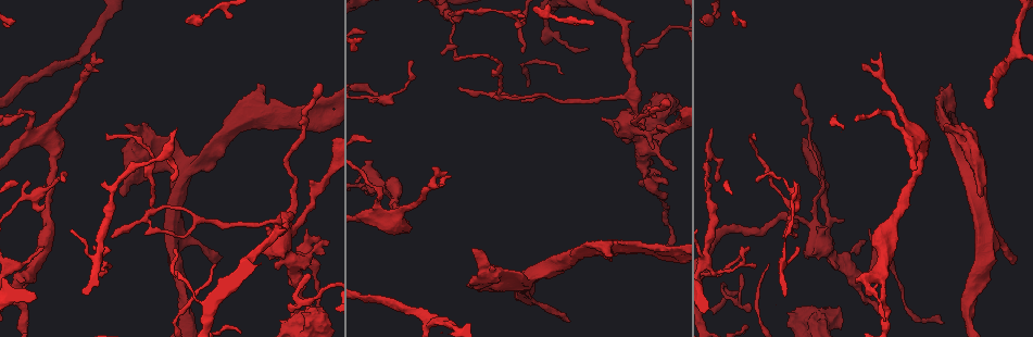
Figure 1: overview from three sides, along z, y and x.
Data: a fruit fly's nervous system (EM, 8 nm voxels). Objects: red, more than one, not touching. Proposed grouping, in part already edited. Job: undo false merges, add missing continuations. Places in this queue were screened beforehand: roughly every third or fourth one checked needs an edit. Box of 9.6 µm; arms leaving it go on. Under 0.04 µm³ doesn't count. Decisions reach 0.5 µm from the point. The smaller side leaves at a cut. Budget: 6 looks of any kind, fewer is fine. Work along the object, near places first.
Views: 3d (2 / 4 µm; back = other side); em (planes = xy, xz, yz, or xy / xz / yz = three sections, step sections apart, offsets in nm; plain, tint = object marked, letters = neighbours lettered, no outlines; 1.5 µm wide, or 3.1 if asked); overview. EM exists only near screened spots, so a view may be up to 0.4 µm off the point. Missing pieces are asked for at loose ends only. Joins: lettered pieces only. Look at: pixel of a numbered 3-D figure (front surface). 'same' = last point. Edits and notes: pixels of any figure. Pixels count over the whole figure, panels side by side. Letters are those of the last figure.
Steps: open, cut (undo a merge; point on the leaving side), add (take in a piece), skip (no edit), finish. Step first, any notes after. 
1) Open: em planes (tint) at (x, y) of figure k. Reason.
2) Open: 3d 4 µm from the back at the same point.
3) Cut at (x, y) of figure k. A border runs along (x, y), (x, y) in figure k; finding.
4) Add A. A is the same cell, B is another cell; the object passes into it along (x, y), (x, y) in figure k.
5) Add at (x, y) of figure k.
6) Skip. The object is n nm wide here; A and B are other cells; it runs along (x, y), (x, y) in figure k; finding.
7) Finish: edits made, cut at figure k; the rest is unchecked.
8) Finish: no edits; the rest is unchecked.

Open: em planes (letters) at (980, 197) of figure 1. Free end.

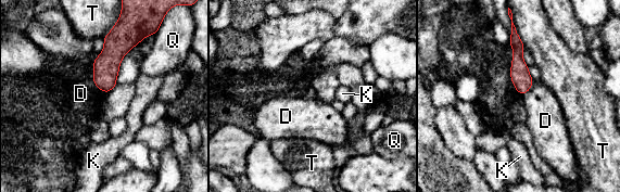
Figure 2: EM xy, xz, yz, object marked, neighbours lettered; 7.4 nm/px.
Skip. The object is 140 nm wide here; the longest contact is with T, 240 nm; D, K, Q and T are other cells; none of them fits.

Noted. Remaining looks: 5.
Open: 3d 4 µm at (221, 257) of figure 1. Thin end.

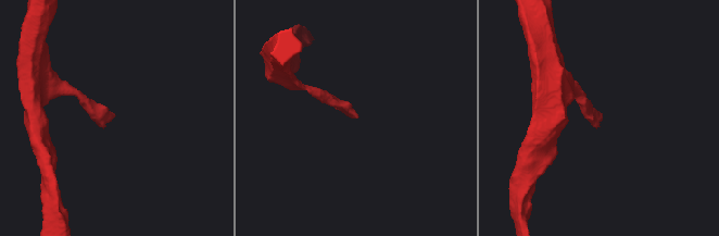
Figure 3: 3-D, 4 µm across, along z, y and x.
Open: em planes (letters) at (113, 115) of figure 3.

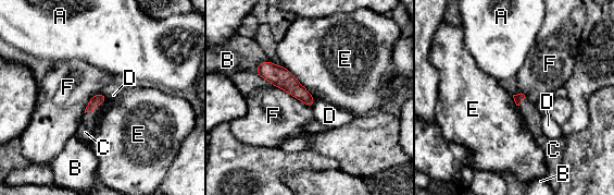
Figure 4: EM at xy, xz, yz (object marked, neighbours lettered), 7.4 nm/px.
Add C. The longest contact is with E, 340 nm; C is the same cell, A, B, D, E and F are other cells; the object passes into it along (99, 98), (95, 107), (85, 132) in figure 4; the neuron continues.

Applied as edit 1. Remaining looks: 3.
Open: em yz step 4 (letters) at (939, 99) of figure 1. Branch stops here.

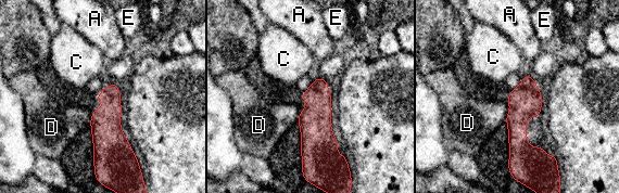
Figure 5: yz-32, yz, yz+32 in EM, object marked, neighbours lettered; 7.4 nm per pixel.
Skip. A, C, D and E are other cells; a border runs along (508, 113), (505, 121) in figure 5; none of them fits.

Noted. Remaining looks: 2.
Finish: edits made, add at figure 4; the rest is unchecked.

